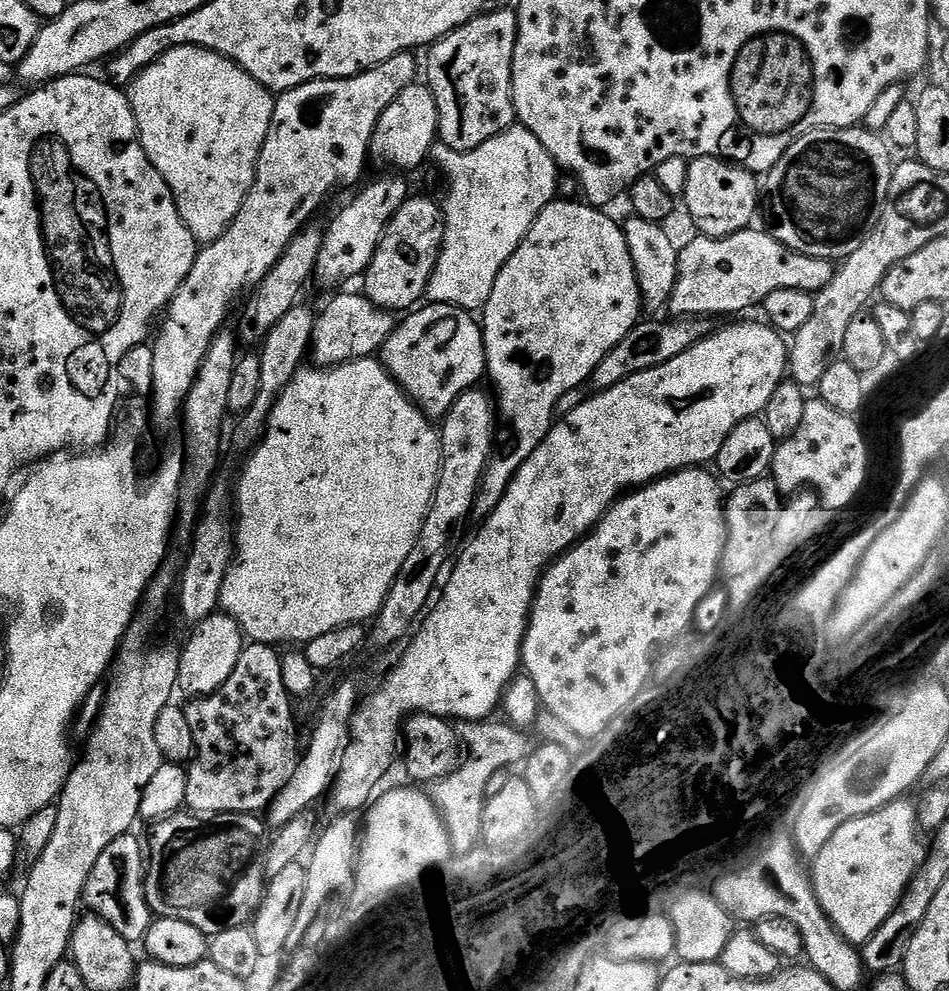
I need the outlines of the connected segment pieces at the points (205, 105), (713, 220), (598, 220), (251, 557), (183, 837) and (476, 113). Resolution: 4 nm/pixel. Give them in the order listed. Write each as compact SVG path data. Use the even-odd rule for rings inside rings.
M187 44L181 48L172 48L166 54L162 54L154 63L147 64L132 79L132 83L127 85L126 95L136 119L136 130L140 138L142 150L146 154L146 158L150 158L154 170L158 170L158 174L162 174L166 186L172 191L172 197L178 206L178 214L182 218L182 222L186 222L190 234L194 234L194 238L201 245L213 244L232 225L238 210L242 210L242 202L246 198L250 186L256 181L256 163L260 157L262 146L266 142L266 134L270 130L270 122L274 118L276 96L232 60L226 59L225 56L217 52L211 52L208 48L197 48L195 44Z
M697 156L689 159L686 174L686 188L682 203L688 207L695 231L702 236L712 236L716 240L735 232L742 232L758 216L758 180L753 173L719 160L713 156Z
M557 198L546 206L546 210L542 210L542 214L538 214L534 226L530 226L530 234L526 234L522 246L518 246L518 250L514 250L510 262L506 262L506 266L502 266L502 270L498 274L498 282L494 282L494 290L490 290L488 304L482 309L484 349L486 350L486 362L488 363L486 376L489 381L492 379L492 384L496 387L494 407L498 419L496 422L495 447L492 449L492 456L488 460L484 476L480 479L480 489L472 507L472 516L476 518L478 516L480 516L479 518L487 518L492 513L498 506L498 502L502 502L502 494L506 494L506 490L510 486L514 474L522 466L522 462L526 462L526 458L530 458L530 454L534 454L534 450L538 450L538 446L546 438L546 434L551 430L556 420L554 406L558 406L558 398L562 398L562 394L566 394L575 388L583 389L592 379L594 366L598 366L598 362L602 362L602 358L606 358L606 354L610 354L610 350L614 350L614 346L618 346L618 342L622 342L622 338L626 338L626 334L630 334L633 326L641 323L642 320L642 316L640 316L640 312L642 313L640 287L634 270L634 262L630 258L628 243L624 237L623 227L619 223L615 224L604 213L607 211L587 202L579 203L575 204L572 200Z
M379 359L347 360L337 368L308 367L301 367L286 390L282 390L268 415L264 439L251 449L252 457L244 464L240 485L234 488L234 559L226 574L226 582L222 582L220 608L223 615L238 622L249 641L258 644L303 646L329 630L338 630L338 626L364 624L376 617L394 578L398 578L398 570L402 570L402 562L406 562L410 550L414 550L414 542L418 542L418 534L422 534L422 522L426 522L440 477L437 425L397 386L396 379L384 369Z
M181 810L175 812L172 816L166 817L164 820L157 820L151 825L152 828L152 848L150 844L150 855L146 860L146 875L144 877L144 889L146 890L146 898L148 899L149 906L152 907L153 913L157 917L165 916L166 918L178 918L182 922L190 922L190 926L198 926L198 930L202 930L205 936L211 938L214 934L222 934L222 930L234 930L235 928L242 928L251 925L252 921L256 919L256 912L260 909L260 903L264 897L264 890L268 887L270 877L266 874L266 860L268 858L268 845L270 843L270 828L267 823L259 815L249 814L246 812L221 812L219 814L204 815L204 814L193 814L187 810Z
M511 7L483 12L427 49L426 83L438 106L438 140L455 152L474 150L517 123L512 97L512 63L518 34Z

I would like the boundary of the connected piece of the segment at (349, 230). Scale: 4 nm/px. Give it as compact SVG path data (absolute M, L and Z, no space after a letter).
M392 175L396 176L380 176L377 180L370 181L368 185L365 183L359 189L361 192L329 224L326 224L322 248L318 250L318 260L314 271L315 283L339 289L344 286L339 284L344 284L355 276L356 279L363 277L367 272L390 218L410 196L407 182L400 177L403 175Z

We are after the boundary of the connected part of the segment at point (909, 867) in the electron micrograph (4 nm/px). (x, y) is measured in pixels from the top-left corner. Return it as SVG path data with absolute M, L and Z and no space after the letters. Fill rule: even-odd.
M908 798L891 800L876 812L856 816L834 830L834 838L811 861L812 886L832 925L849 944L863 946L894 914L925 855L926 840L916 823L915 803Z

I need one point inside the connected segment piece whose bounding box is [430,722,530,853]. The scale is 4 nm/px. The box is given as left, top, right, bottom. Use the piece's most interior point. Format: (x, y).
(460, 797)

